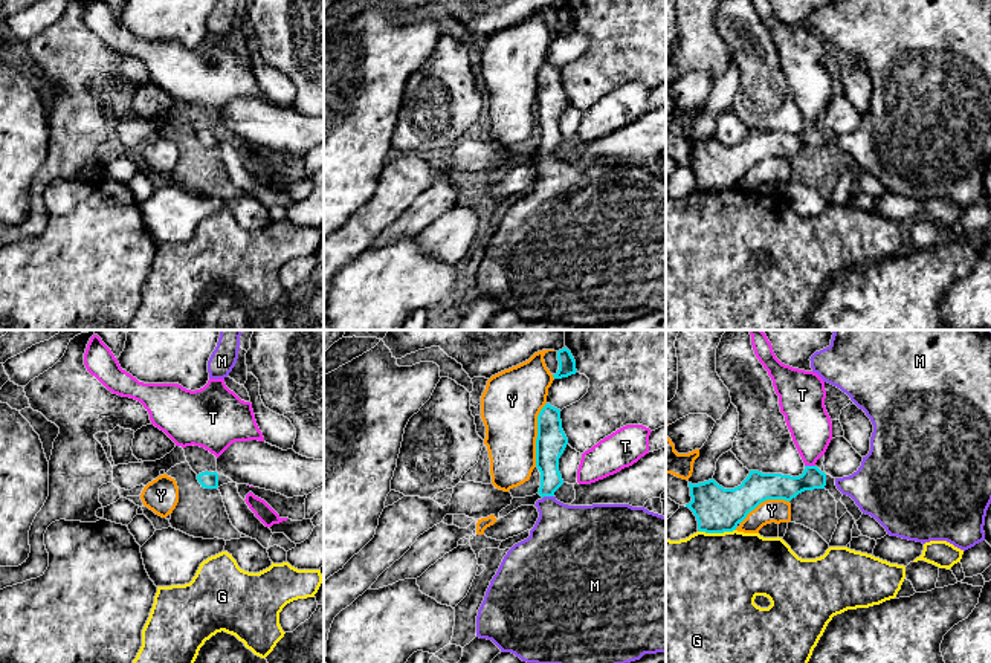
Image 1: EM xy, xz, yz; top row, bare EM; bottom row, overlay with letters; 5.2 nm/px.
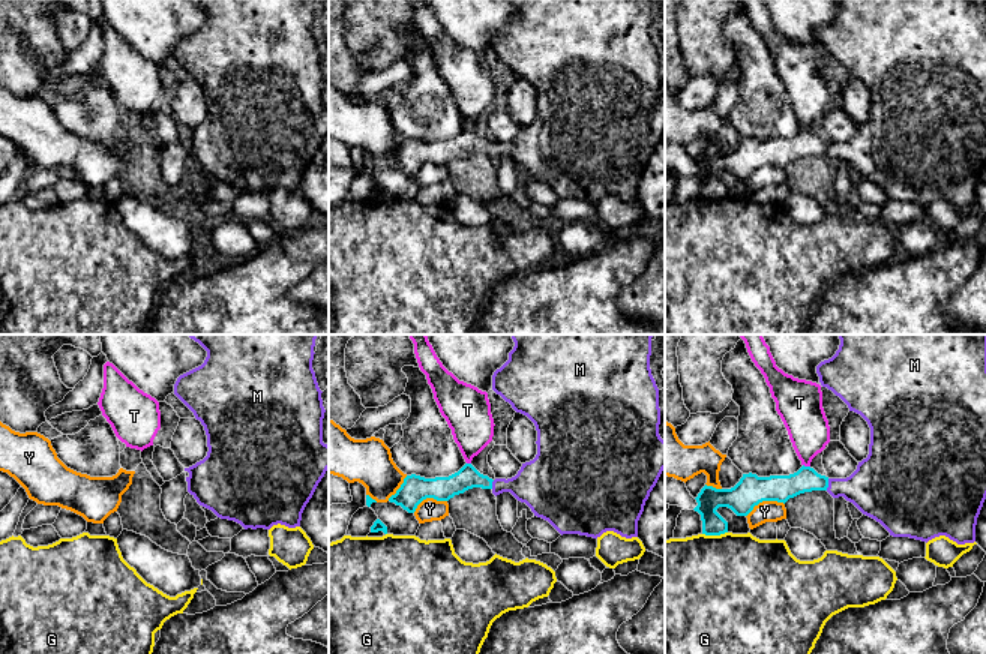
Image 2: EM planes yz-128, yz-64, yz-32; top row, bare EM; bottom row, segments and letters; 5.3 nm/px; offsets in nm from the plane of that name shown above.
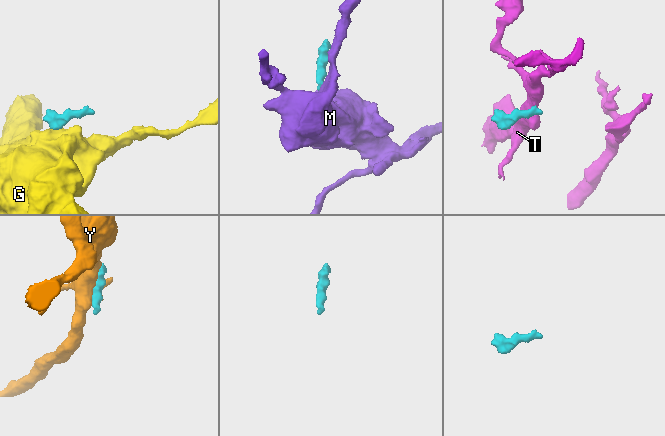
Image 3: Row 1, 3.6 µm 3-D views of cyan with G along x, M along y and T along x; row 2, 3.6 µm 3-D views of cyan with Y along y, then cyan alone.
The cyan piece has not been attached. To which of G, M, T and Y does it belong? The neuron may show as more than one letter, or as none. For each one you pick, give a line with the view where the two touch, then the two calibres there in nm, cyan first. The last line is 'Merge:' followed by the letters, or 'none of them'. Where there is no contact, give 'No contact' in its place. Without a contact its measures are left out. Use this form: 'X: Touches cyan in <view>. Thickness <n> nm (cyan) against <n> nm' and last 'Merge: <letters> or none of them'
M: Touches cyan in xz. Thickness 140 nm (cyan) against 360 nm
Merge: M

